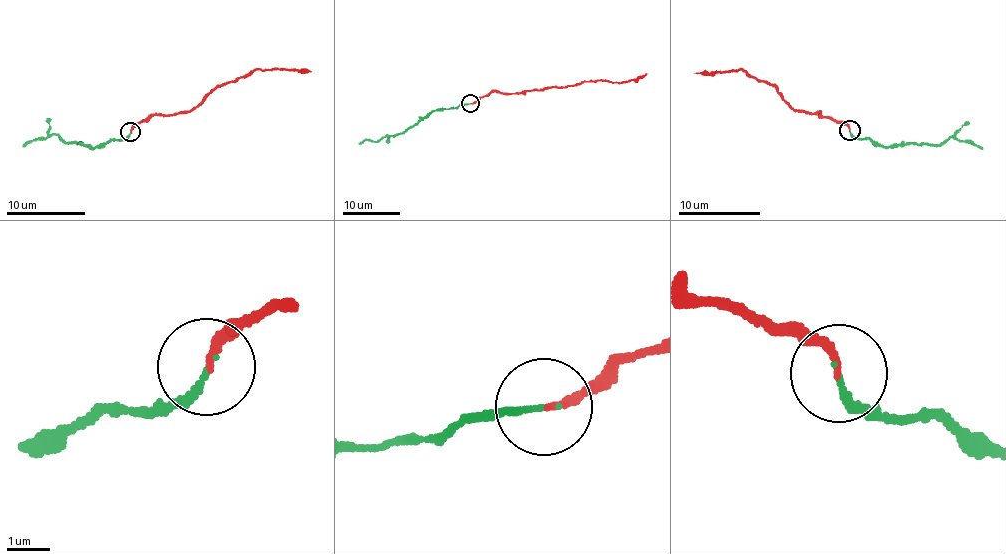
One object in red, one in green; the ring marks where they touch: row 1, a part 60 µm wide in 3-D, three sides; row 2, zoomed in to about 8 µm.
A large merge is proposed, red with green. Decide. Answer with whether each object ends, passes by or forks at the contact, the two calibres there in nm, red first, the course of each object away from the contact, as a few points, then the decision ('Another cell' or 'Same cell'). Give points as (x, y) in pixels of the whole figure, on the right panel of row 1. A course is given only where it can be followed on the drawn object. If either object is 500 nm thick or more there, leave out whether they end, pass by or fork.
At the ring red ends. At the ring green ends. Thickness 170 nm (red) against 130 nm. Course of red: (849, 130), (819, 111), (810, 114), (796, 111), (774, 85), (749, 78), (742, 70), (694, 72). Course of green: (849, 130), (862, 140), (884, 145), (925, 142), (936, 146), (955, 136), (982, 148). Same cell

